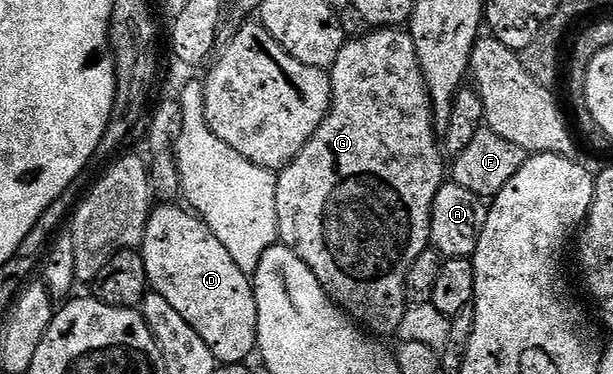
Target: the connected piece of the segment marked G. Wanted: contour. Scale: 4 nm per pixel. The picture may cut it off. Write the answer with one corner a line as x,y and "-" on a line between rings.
401,27
379,28
347,39
346,45
342,47
336,58
336,62
329,68
328,75
330,77
330,109
324,122
316,130
316,134
312,134
312,138
304,146
304,150
300,150
300,154
296,154
296,158
287,168
277,173
278,238
288,250
292,250
296,254
296,258
300,258
306,263
308,270
312,270
312,274
316,274
322,289
330,295
331,300
351,320
379,337
393,337
397,333
408,307
405,298
405,275
408,274
409,267
416,261
416,258
420,257
422,252
427,251
430,244
430,215
433,210
433,200
444,183
444,177
442,177
444,152
440,147
439,139
437,142
434,138
436,129
430,93
426,91
426,83
420,70
414,40
409,31
403,30

